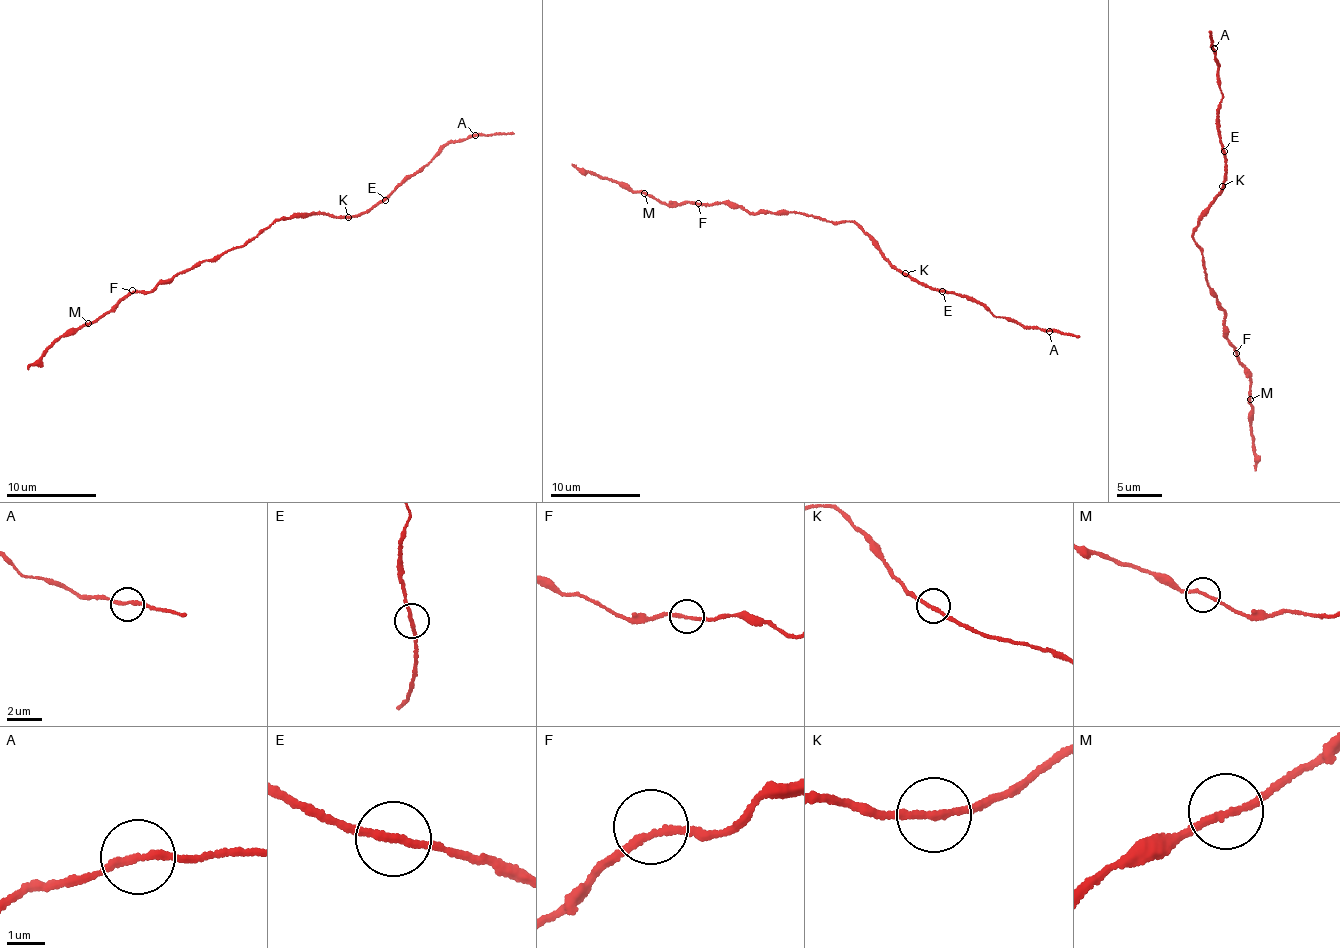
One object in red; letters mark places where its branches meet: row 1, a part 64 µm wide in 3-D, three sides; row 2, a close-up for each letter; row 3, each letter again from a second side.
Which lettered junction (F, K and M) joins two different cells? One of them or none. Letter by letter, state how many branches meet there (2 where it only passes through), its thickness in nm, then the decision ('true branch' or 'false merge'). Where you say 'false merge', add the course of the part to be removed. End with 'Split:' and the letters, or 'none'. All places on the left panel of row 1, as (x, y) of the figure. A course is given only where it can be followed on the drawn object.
F: branches 2; calibre 180 nm; true branch
K: branches 2; calibre 180 nm; true branch
M: branches 2; calibre 170 nm; true branch
Split: none

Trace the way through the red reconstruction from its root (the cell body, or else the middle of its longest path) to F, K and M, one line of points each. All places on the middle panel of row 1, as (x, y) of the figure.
F: (841, 221), (825, 221), (794, 211), (750, 215), (734, 203), (726, 205), (717, 202), (704, 206), (698, 203)
K: (841, 221), (850, 220), (863, 230), (881, 257), (906, 273)
M: (841, 221), (794, 211), (750, 215), (734, 203), (664, 205), (644, 193)

